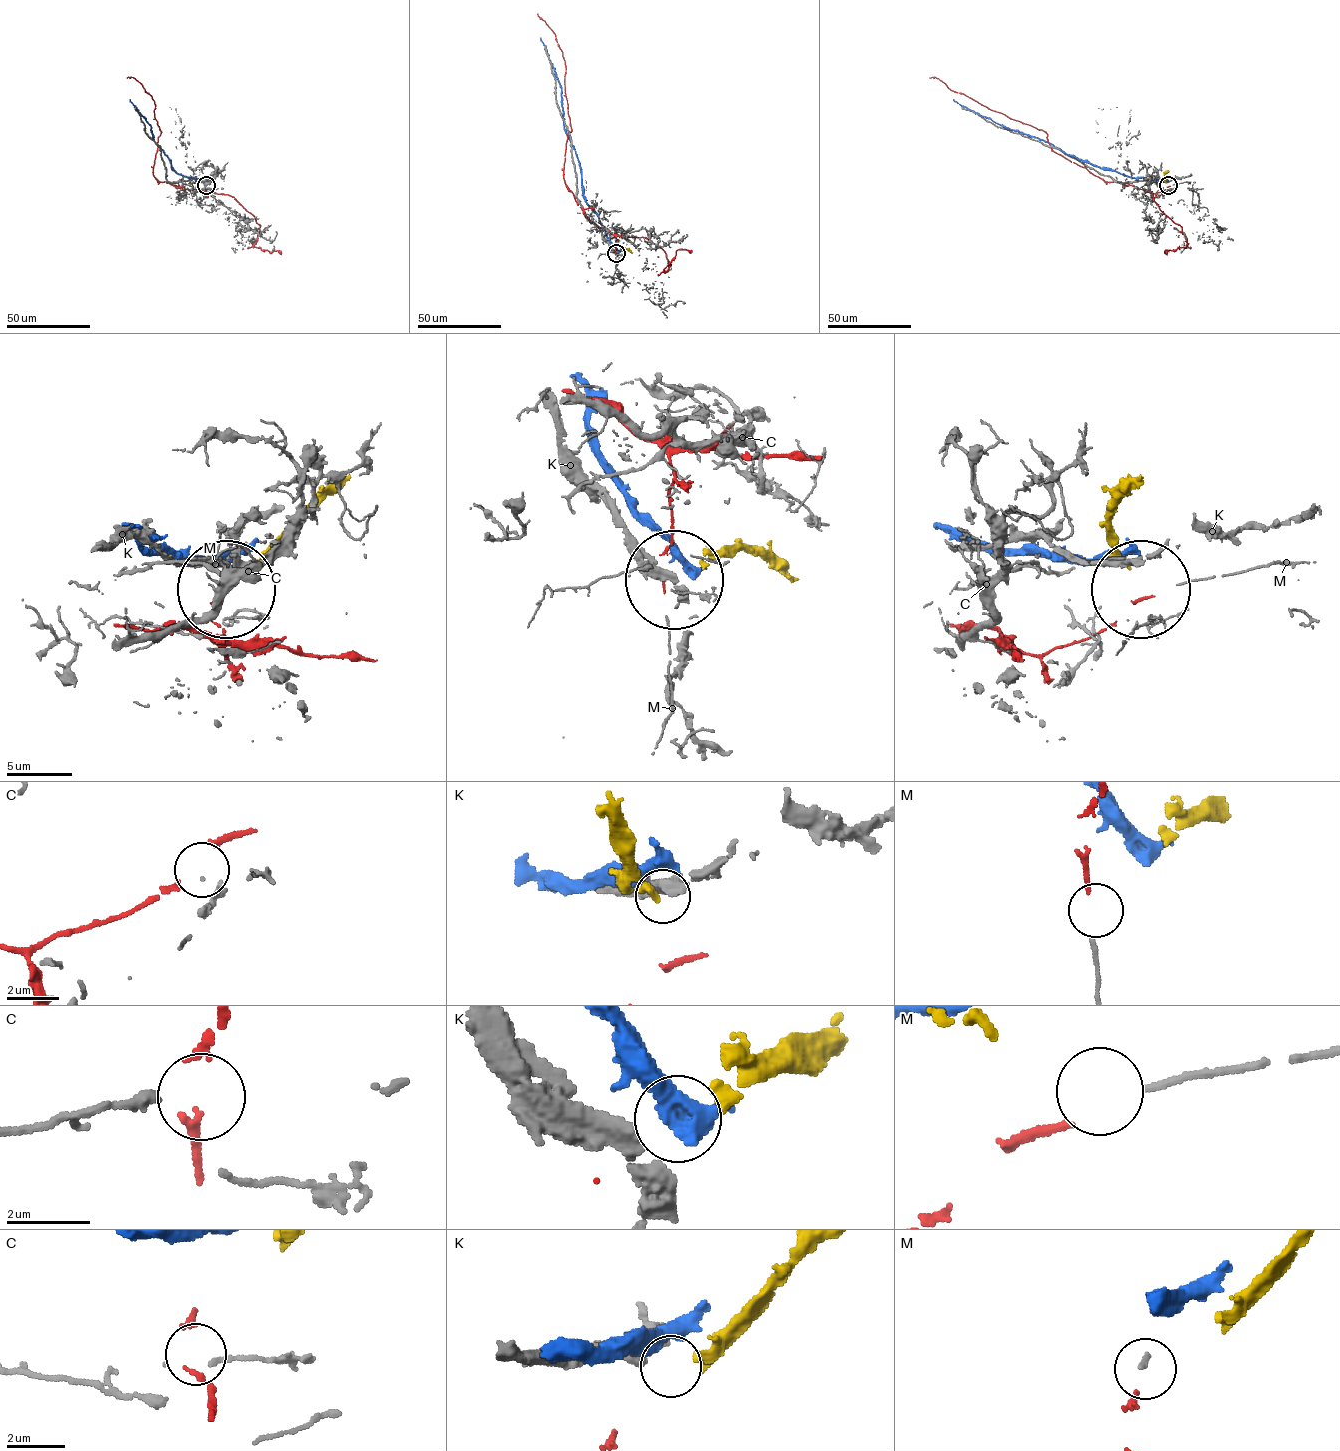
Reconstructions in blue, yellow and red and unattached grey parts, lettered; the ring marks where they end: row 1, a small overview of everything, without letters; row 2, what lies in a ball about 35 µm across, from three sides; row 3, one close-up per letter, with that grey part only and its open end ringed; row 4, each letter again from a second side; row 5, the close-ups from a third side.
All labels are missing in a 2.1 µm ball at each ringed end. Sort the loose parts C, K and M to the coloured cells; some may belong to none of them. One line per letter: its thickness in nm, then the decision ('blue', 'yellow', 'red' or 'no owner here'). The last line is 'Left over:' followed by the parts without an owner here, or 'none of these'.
C: 40 nm | no owner here
K: 280 nm | yellow
M: 150 nm | red
Left over: C

